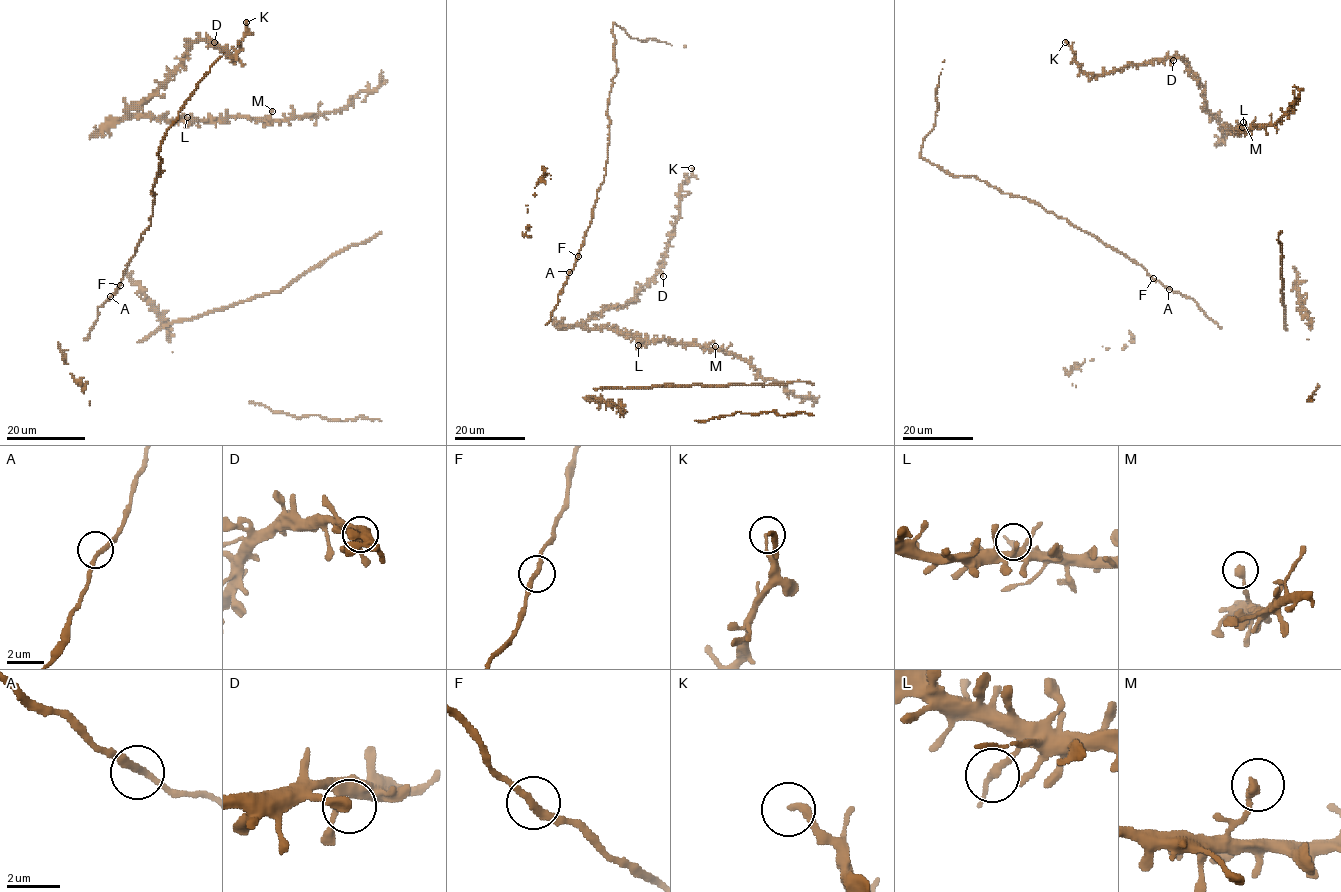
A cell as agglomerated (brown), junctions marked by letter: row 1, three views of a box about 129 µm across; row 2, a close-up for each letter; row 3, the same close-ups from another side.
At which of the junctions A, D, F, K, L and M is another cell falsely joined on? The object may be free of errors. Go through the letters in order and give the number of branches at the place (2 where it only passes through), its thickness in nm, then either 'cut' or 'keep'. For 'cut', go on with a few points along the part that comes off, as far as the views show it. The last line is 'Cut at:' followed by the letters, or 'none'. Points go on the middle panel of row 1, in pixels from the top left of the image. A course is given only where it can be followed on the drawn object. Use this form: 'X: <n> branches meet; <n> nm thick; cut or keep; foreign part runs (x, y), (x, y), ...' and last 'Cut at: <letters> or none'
A: 2 branches meet; 200 nm thick; keep
D: 1 branches meet; 400 nm thick; keep
F: 2 branches meet; 280 nm thick; keep
K: 1 branches meet; 280 nm thick; keep
L: 2 branches meet; 240 nm thick; keep
M: 1 branches meet; 340 nm thick; keep
Cut at: none

